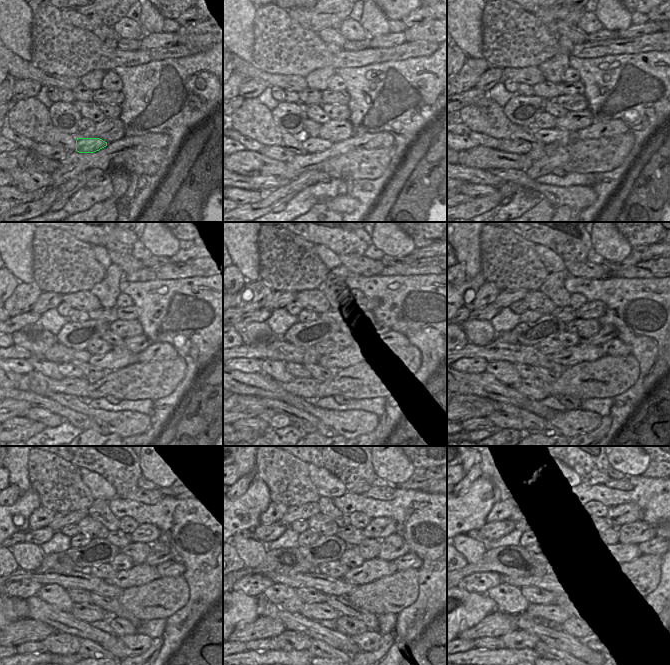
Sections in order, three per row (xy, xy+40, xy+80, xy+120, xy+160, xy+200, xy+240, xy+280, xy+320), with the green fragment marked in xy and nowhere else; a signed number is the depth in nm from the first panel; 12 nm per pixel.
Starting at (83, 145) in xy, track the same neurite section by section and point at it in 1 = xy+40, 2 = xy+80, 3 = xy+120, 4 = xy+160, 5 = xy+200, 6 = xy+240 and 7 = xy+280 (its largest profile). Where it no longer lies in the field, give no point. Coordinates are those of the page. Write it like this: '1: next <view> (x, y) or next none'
1: next xy+40 (310, 144)
2: next xy+80 (551, 138)
3: next xy+120 (120, 357)
4: next xy+160 (348, 356)
5: next xy+200 (571, 356)
6: next xy+240 (141, 574)
7: next xy+280 (372, 569)

